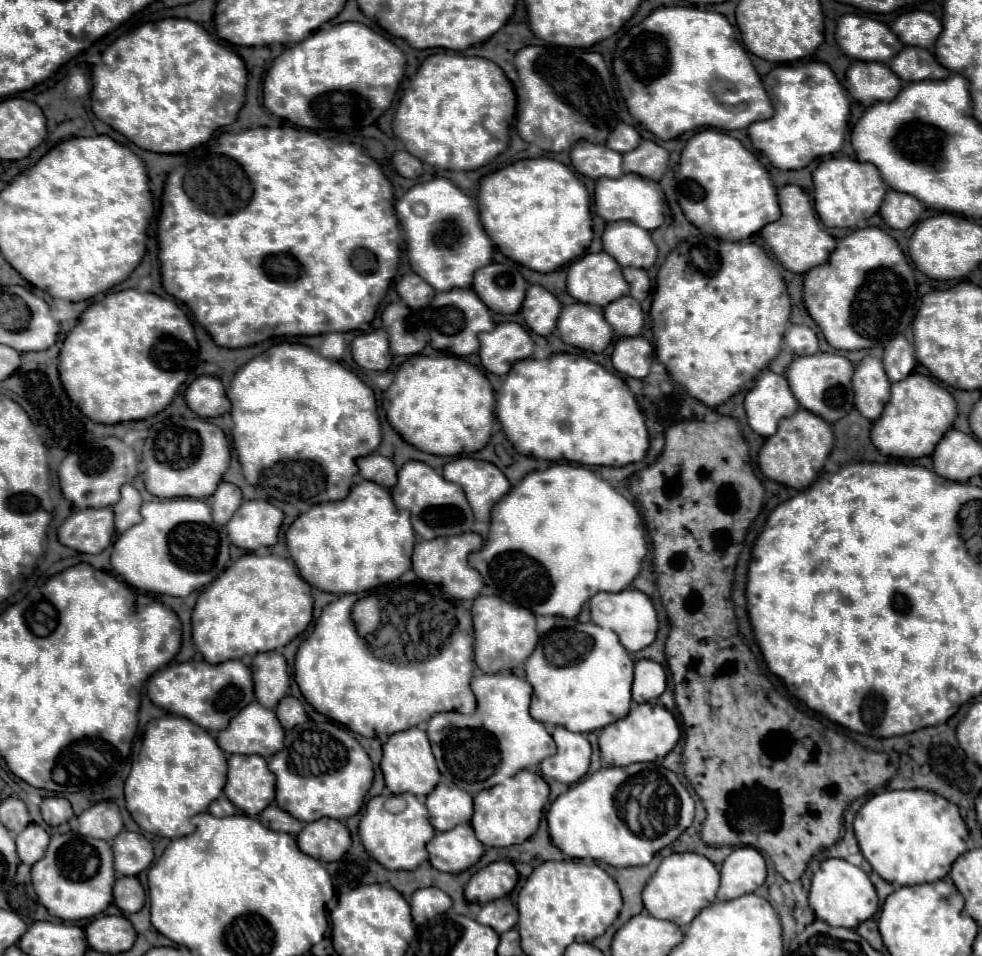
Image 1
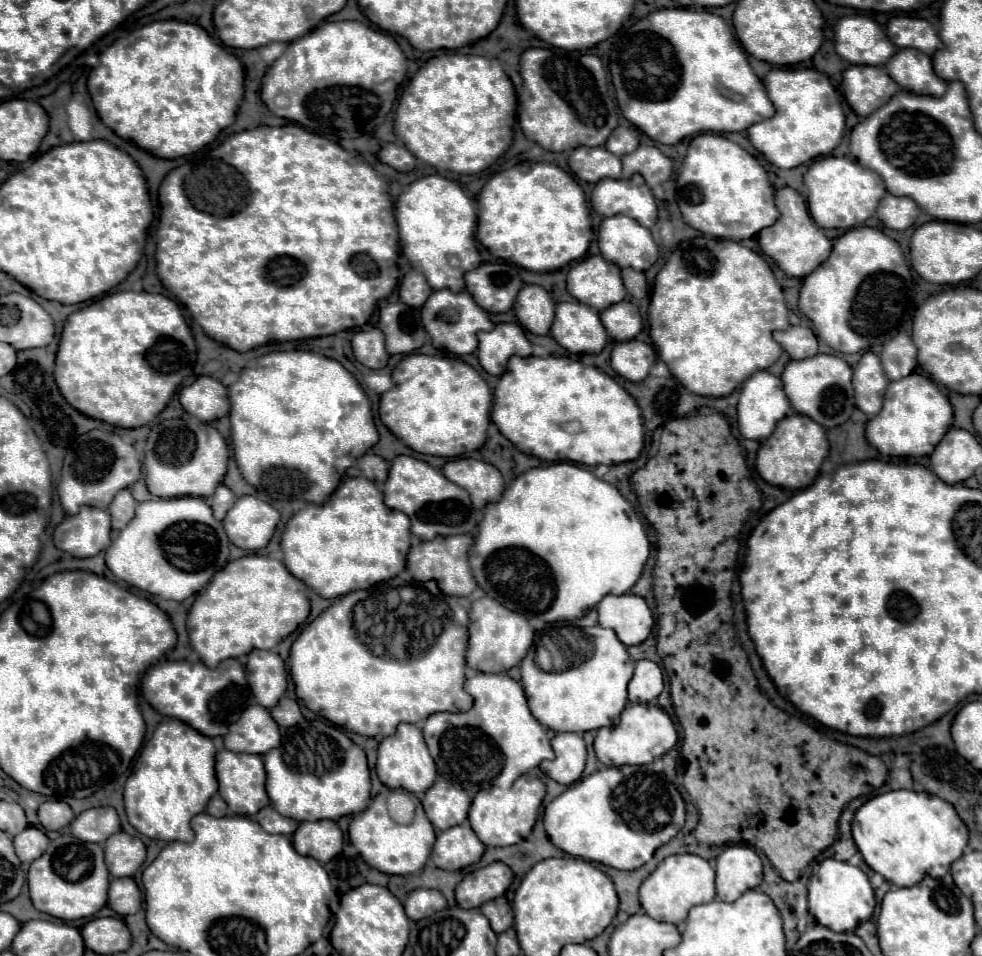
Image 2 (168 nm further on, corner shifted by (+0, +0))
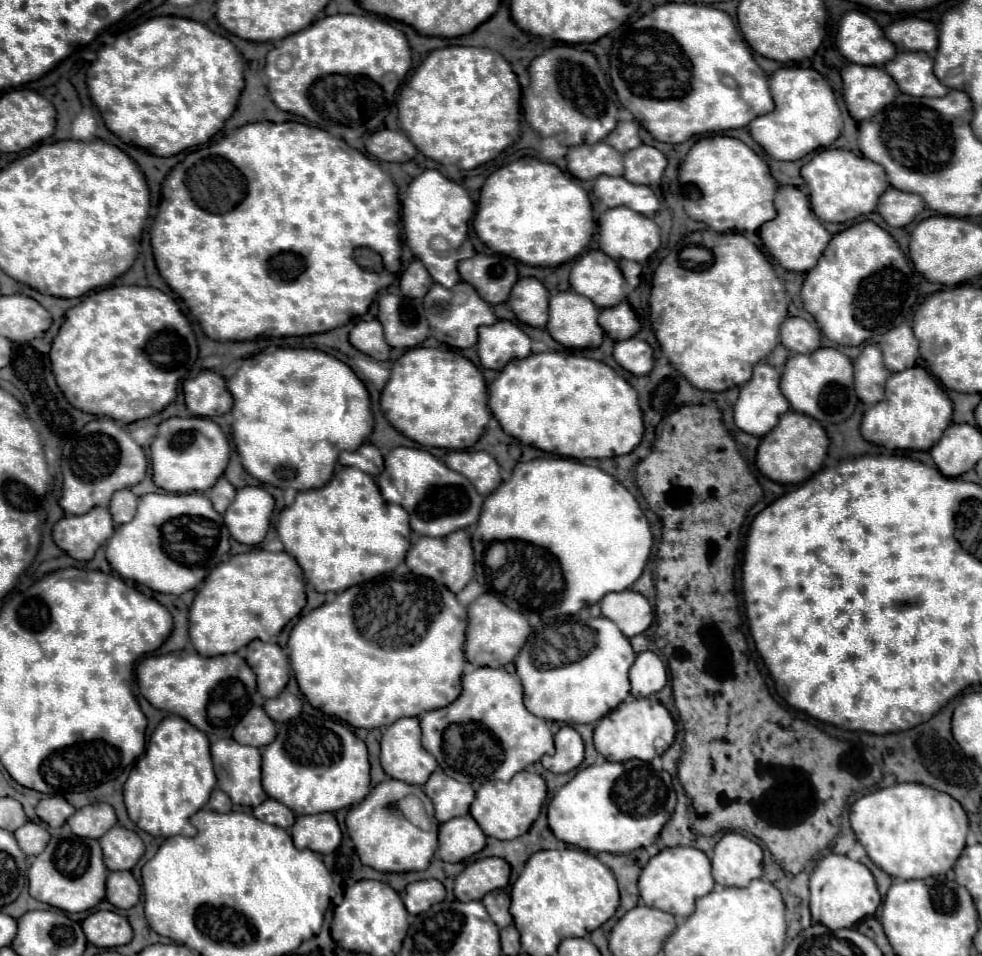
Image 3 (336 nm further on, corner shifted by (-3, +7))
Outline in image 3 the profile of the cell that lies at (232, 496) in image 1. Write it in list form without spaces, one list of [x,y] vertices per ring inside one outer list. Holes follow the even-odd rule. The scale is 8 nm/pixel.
[[[219,477],[215,487],[205,491],[205,495],[211,499],[217,513],[225,513],[227,505],[231,505],[231,501],[235,499],[235,487],[225,477]]]

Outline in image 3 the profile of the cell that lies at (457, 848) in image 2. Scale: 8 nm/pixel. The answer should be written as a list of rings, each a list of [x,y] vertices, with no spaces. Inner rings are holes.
[[[471,815],[455,817],[439,827],[437,855],[447,863],[459,863],[485,847],[485,833]]]

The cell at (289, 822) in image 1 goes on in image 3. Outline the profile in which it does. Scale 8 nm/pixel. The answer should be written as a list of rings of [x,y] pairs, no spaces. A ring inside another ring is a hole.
[[[267,799],[263,805],[255,807],[253,815],[271,825],[279,825],[281,829],[291,829],[291,825],[295,823],[293,811],[275,799]]]

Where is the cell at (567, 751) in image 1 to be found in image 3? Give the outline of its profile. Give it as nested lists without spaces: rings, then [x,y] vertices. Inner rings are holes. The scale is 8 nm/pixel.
[[[565,725],[557,731],[555,735],[555,755],[553,757],[543,757],[541,763],[545,769],[553,769],[553,773],[569,773],[575,771],[581,761],[583,761],[583,739],[581,735]]]

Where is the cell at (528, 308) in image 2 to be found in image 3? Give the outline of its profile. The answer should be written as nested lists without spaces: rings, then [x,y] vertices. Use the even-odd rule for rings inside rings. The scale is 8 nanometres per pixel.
[[[525,277],[515,283],[509,305],[517,319],[531,327],[545,327],[549,317],[549,291],[535,277]]]

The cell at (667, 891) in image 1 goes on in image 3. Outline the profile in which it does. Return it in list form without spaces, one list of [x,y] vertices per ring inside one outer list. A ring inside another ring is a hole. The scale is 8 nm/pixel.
[[[671,847],[659,851],[643,867],[639,877],[639,895],[647,907],[667,911],[675,917],[689,917],[695,909],[695,899],[711,893],[715,881],[711,877],[709,857],[695,847]]]

